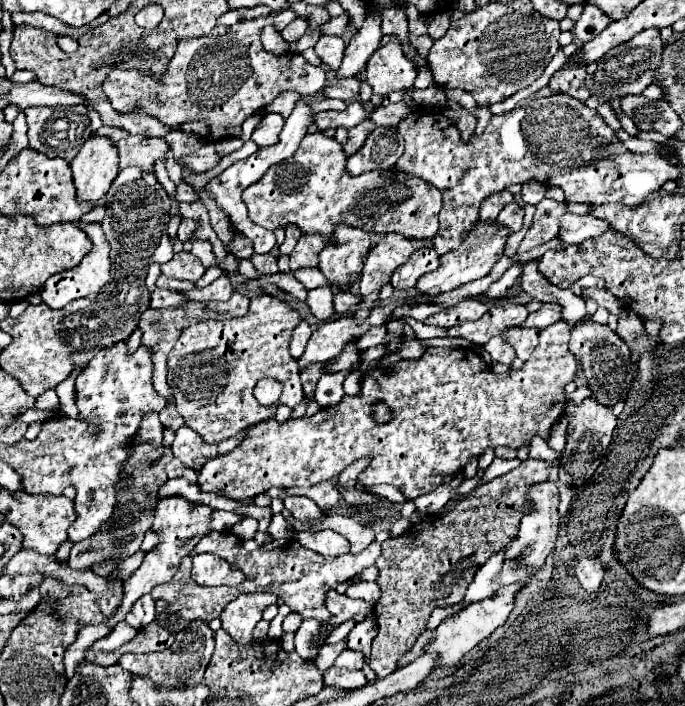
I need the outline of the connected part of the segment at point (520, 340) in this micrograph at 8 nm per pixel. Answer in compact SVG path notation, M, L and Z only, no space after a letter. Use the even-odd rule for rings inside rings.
M512 327L502 333L502 337L516 349L518 357L522 361L528 361L532 351L538 345L538 329L526 329L526 327Z

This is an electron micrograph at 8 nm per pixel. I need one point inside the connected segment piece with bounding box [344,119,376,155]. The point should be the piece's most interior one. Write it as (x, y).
(356, 138)

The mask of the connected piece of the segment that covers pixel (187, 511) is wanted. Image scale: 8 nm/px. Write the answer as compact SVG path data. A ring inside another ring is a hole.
M166 497L162 501L158 501L156 505L156 513L154 513L154 523L152 523L152 531L160 535L160 543L146 553L142 565L124 581L124 599L122 599L122 605L118 607L116 615L112 615L112 619L106 619L108 627L114 627L116 623L124 621L126 613L130 611L130 607L134 605L134 601L146 593L152 591L152 587L156 585L162 585L162 583L168 583L174 573L178 571L178 565L180 565L180 559L184 555L188 555L196 543L208 535L208 525L210 525L210 515L212 515L212 509L208 505L194 505L190 501L186 501L184 497Z

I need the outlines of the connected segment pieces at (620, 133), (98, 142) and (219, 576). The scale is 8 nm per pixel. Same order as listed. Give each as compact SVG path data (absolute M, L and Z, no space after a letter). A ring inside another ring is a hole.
M623 129L617 130L616 136L621 142L626 145L627 149L631 150L632 152L658 153L658 151L660 150L659 144L653 141L639 139L636 136L630 136Z
M92 135L70 161L70 167L78 201L96 205L96 201L108 193L120 171L118 151L110 139Z
M196 555L192 565L192 579L198 585L206 585L206 587L216 587L216 585L228 585L228 587L236 587L244 581L244 573L242 571L232 571L230 563L224 559L218 559L216 555Z

